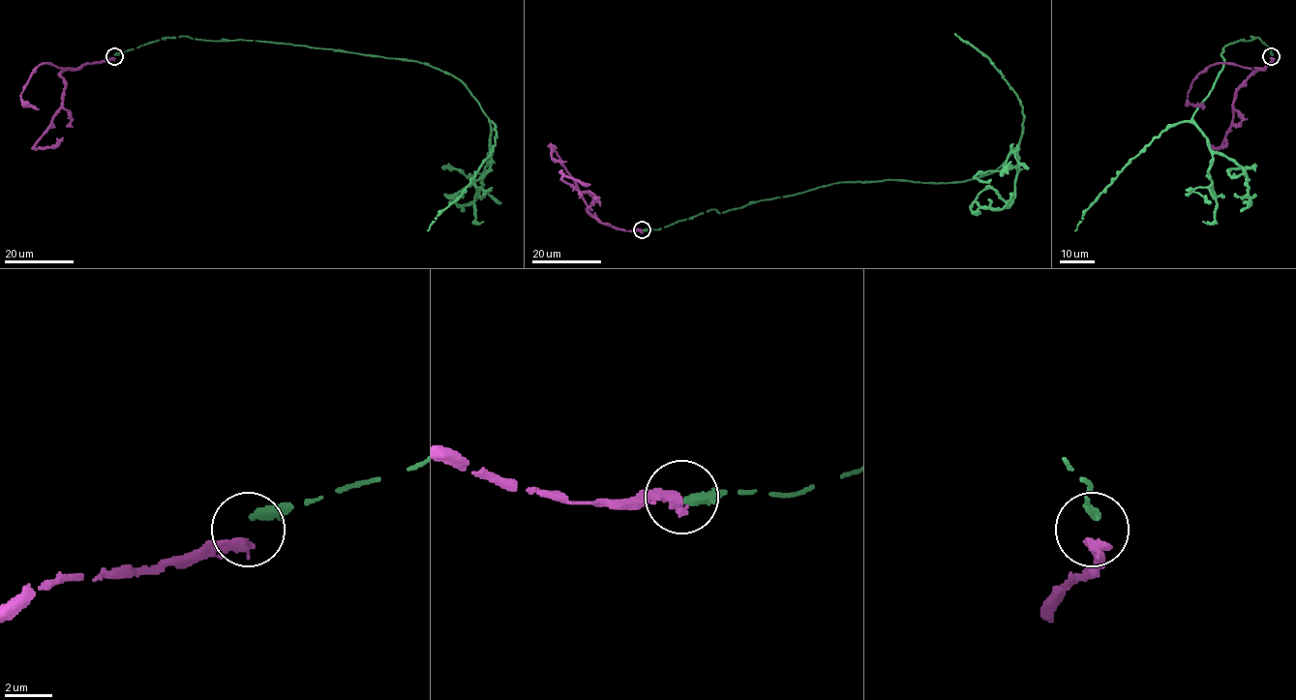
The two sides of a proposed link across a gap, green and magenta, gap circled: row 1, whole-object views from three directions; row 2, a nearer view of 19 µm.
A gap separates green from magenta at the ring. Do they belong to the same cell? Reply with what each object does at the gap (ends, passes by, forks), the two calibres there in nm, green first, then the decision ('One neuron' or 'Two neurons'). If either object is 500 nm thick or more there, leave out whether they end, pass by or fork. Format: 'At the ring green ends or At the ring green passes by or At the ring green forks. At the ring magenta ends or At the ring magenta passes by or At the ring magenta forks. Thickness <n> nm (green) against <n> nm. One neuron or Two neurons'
Thickness 380 nm (green) against 550 nm. Two neurons

